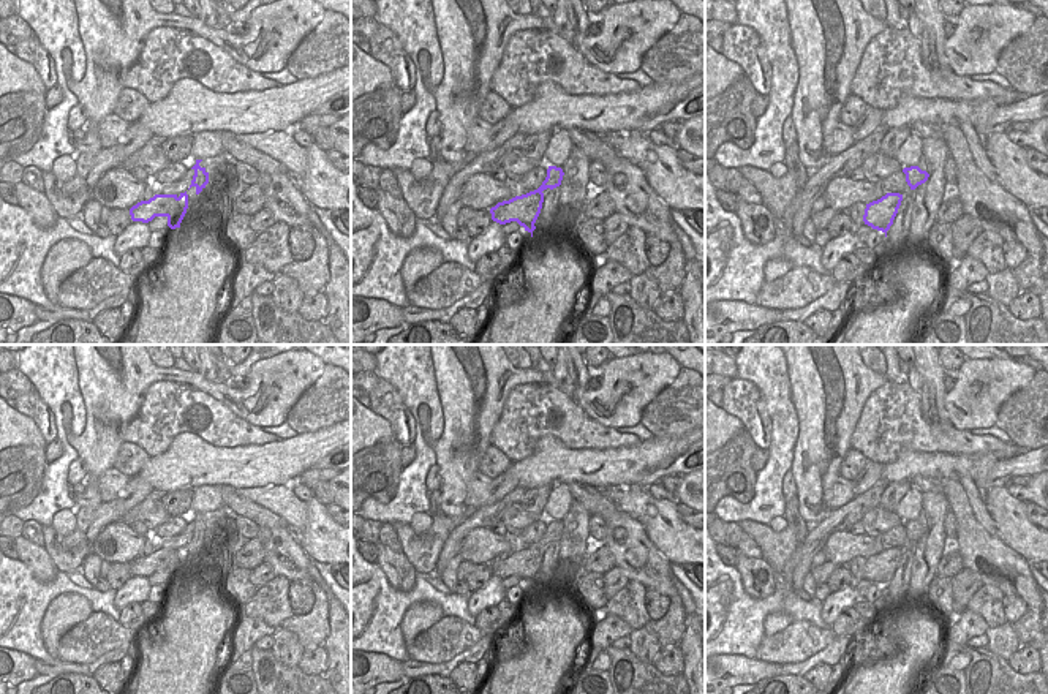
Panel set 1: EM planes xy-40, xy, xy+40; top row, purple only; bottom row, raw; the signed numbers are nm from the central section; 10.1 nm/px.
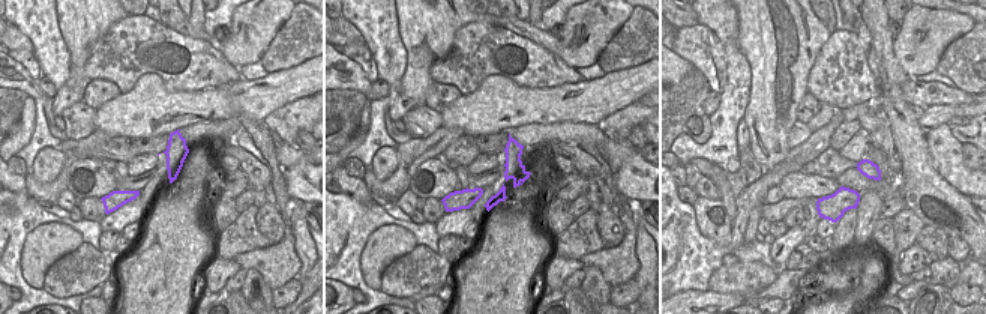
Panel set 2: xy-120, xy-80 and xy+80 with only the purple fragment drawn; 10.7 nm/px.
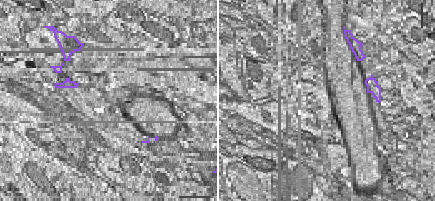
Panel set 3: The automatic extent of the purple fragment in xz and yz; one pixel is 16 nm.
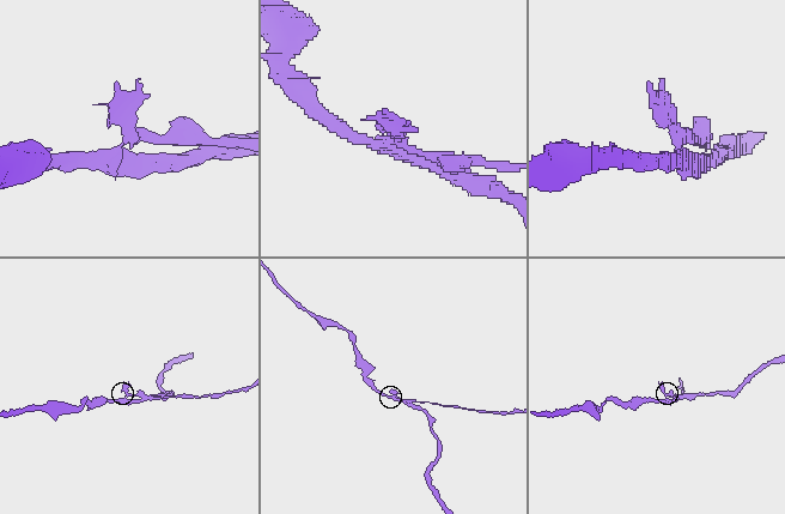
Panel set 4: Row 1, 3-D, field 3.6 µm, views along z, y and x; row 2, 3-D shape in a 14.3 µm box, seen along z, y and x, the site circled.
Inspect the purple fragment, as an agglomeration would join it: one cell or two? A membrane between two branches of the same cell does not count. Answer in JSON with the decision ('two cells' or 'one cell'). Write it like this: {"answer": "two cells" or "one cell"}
{"answer": "two cells"}

